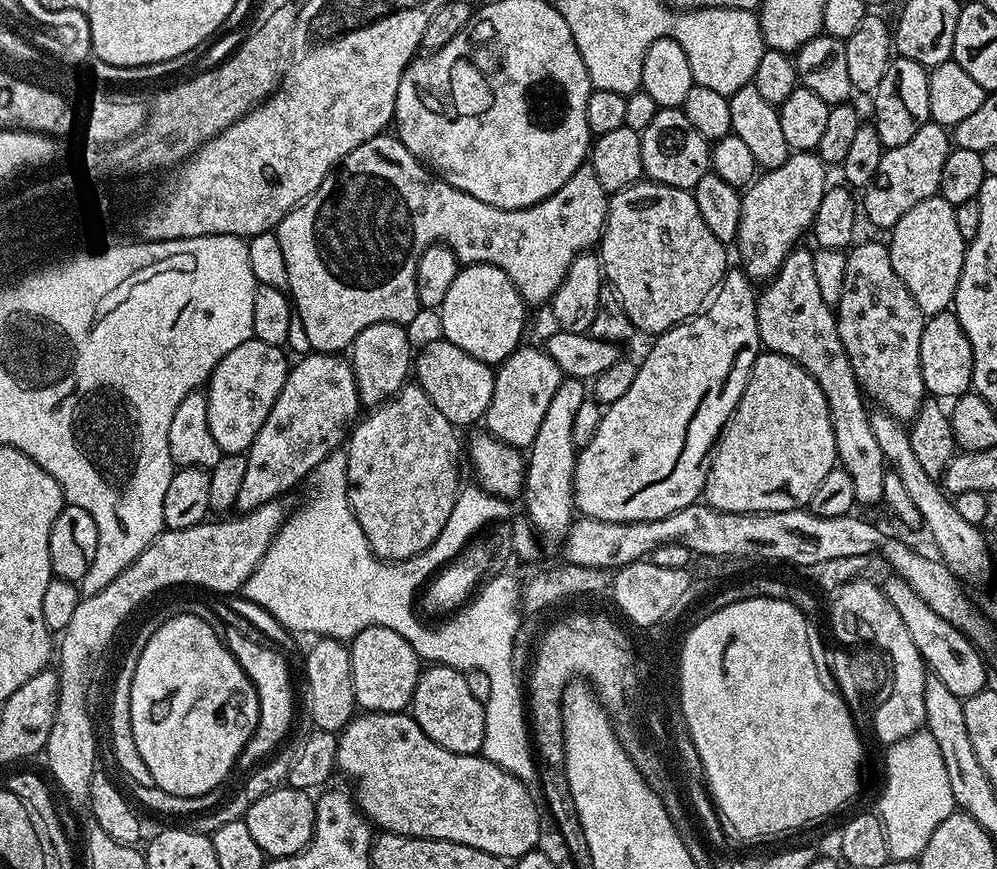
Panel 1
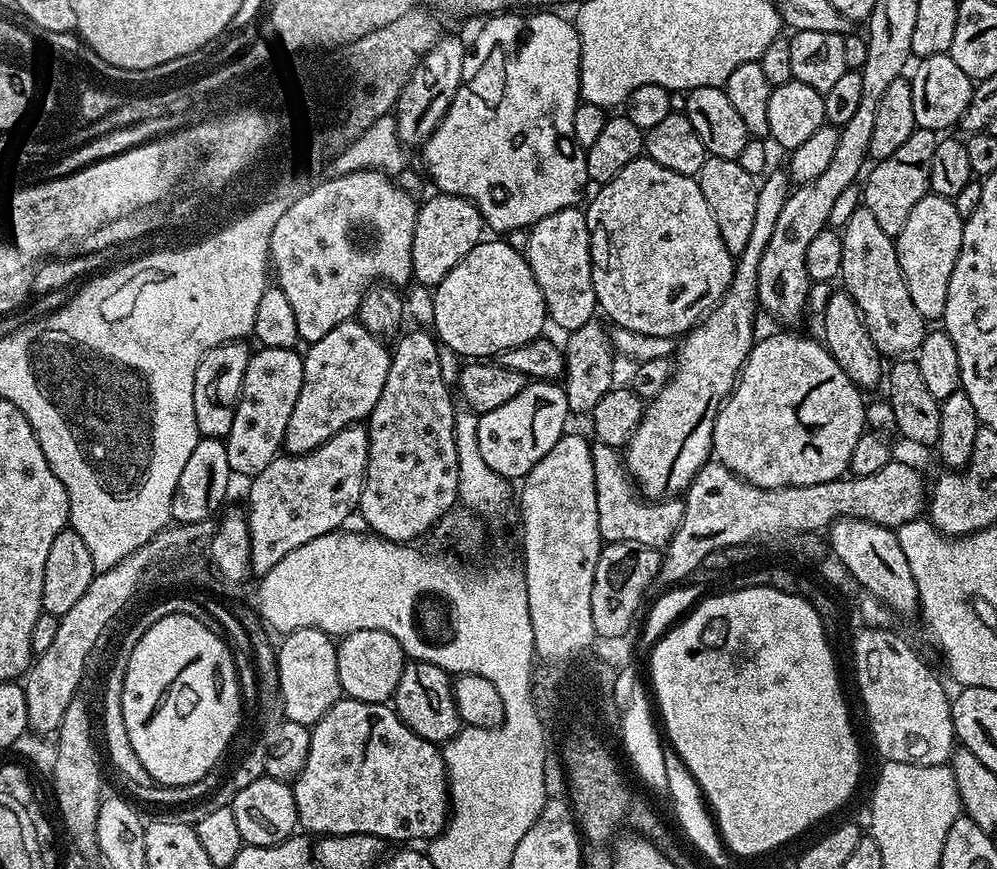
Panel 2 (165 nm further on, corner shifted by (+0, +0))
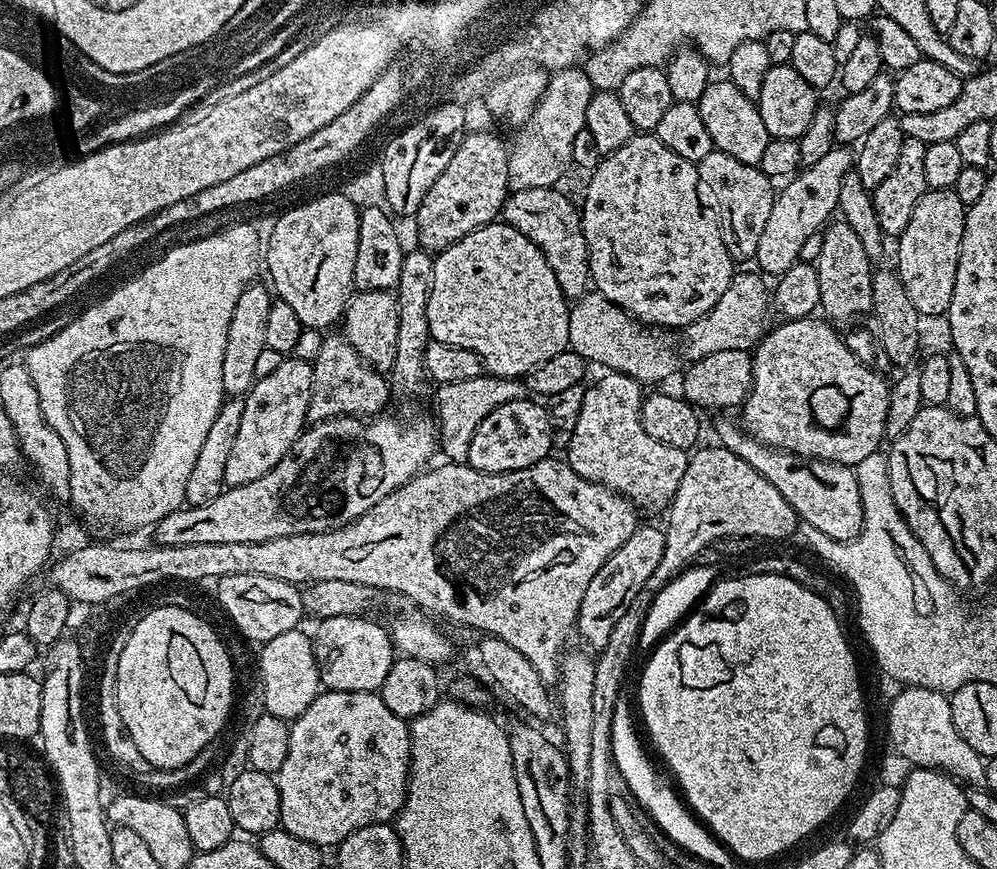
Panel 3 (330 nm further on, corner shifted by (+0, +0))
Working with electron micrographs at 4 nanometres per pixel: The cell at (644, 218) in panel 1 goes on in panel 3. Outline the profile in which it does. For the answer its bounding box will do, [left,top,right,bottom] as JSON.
[580,134,734,330]

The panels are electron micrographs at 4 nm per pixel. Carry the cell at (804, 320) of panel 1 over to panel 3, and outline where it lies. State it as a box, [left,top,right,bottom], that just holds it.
[754,146,853,278]

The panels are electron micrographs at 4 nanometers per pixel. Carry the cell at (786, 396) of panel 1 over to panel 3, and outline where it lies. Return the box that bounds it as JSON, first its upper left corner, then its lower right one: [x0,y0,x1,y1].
[742,319,890,466]

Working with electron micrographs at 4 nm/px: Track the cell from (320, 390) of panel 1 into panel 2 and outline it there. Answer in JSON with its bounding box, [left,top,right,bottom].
[283,318,392,456]

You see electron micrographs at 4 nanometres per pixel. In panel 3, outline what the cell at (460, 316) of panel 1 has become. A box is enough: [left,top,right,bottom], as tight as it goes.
[426,222,570,378]

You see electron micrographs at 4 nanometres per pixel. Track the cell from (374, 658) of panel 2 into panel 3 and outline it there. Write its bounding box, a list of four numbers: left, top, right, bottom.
[312,615,394,693]

